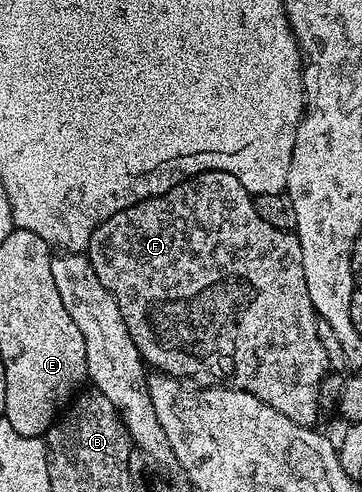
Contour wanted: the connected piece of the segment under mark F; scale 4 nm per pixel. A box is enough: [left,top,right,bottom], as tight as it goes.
[87,171,327,427]

